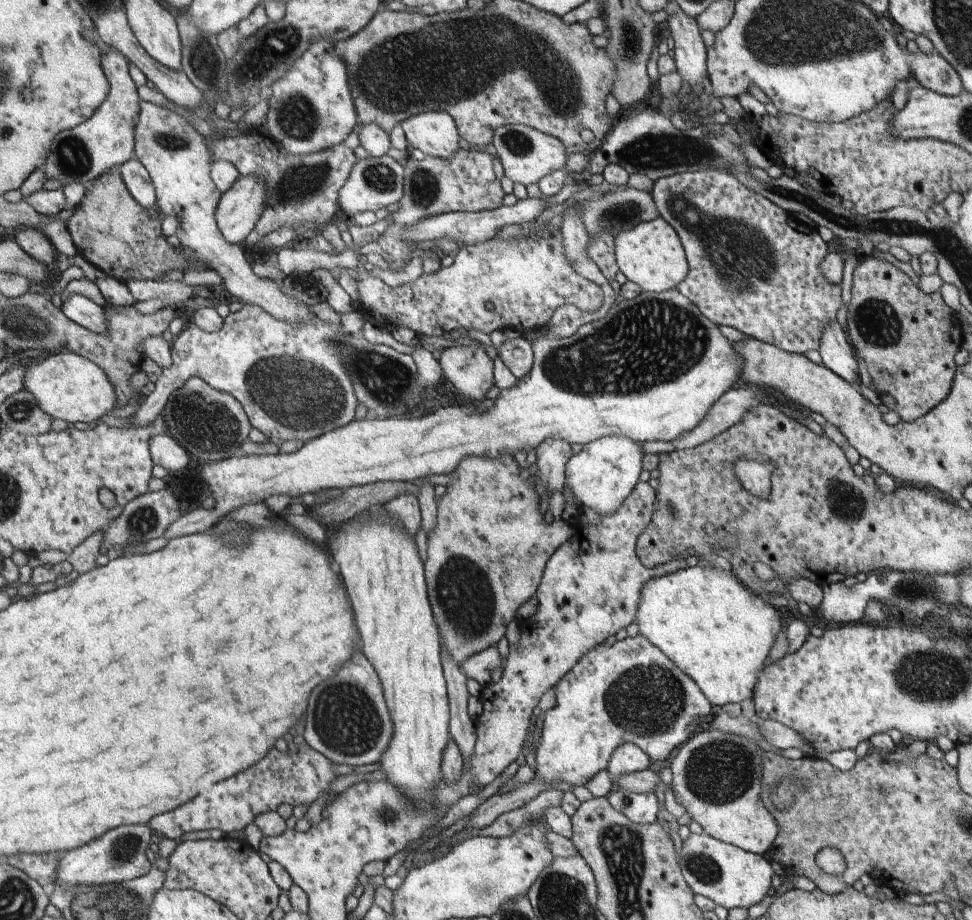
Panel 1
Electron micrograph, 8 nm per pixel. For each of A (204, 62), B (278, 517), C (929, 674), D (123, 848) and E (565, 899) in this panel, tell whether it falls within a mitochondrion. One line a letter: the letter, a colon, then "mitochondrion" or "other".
A: mitochondrion
B: other
C: mitochondrion
D: mitochondrion
E: mitochondrion

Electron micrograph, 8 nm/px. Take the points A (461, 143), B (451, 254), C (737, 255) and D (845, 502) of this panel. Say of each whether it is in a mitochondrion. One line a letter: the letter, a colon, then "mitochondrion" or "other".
A: other
B: other
C: mitochondrion
D: mitochondrion

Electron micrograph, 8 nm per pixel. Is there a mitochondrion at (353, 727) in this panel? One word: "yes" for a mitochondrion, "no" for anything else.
yes

